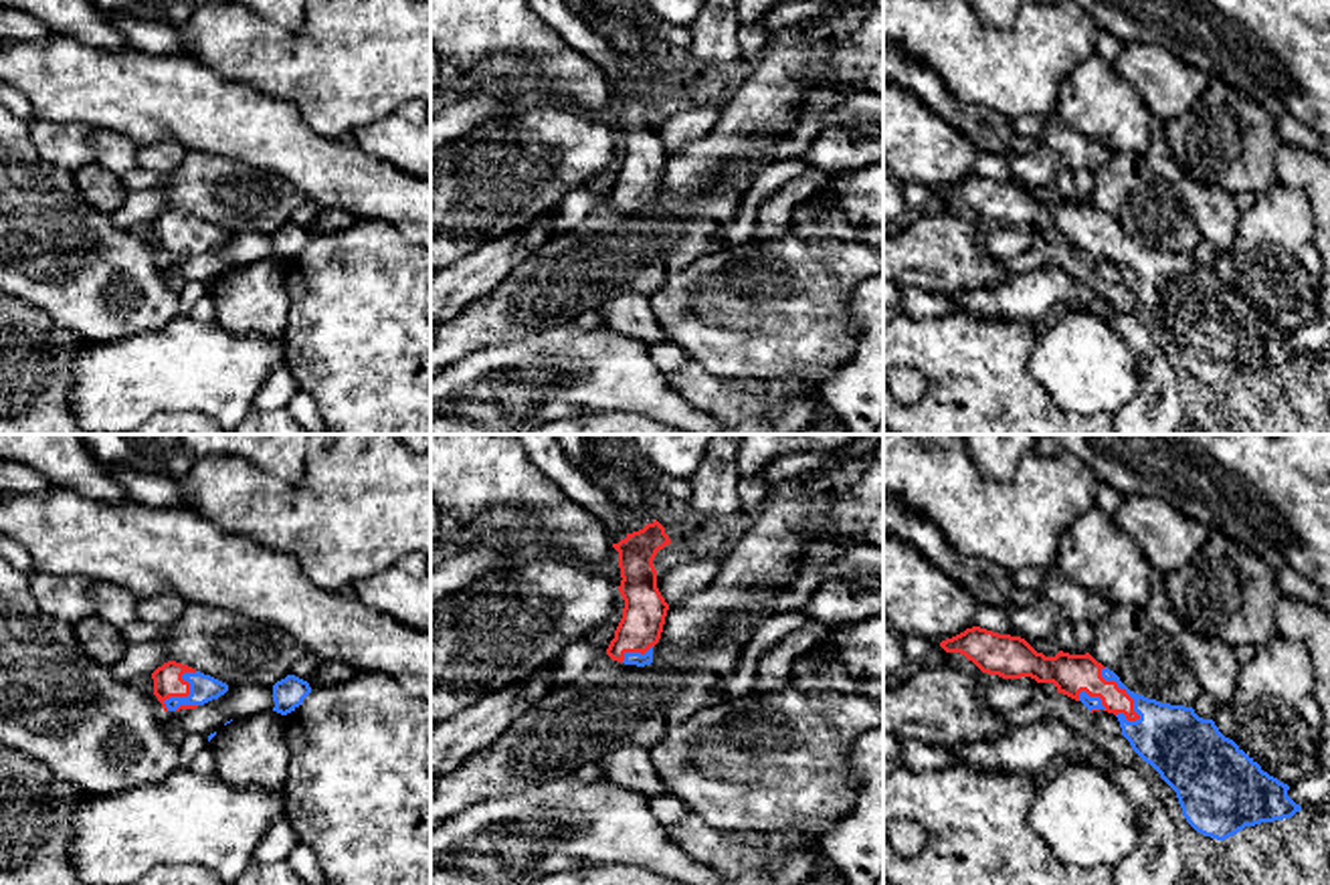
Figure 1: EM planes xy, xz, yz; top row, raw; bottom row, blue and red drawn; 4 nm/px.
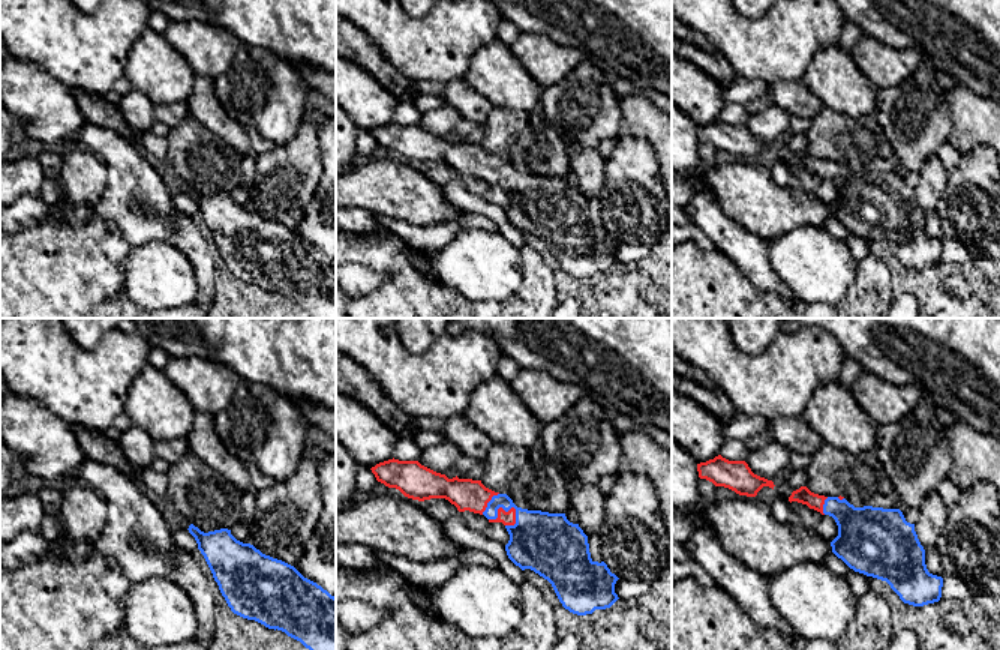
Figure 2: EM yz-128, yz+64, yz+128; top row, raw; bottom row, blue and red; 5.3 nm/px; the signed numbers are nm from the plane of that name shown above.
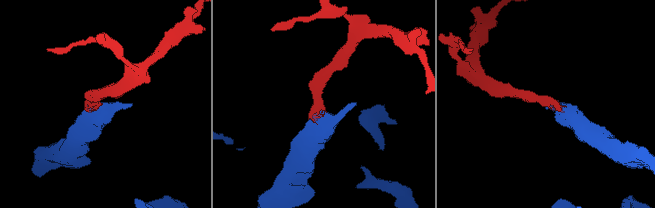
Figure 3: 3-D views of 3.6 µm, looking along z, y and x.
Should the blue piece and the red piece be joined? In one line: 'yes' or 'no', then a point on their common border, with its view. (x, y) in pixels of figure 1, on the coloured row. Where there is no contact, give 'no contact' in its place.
yes | yz (1126, 692)

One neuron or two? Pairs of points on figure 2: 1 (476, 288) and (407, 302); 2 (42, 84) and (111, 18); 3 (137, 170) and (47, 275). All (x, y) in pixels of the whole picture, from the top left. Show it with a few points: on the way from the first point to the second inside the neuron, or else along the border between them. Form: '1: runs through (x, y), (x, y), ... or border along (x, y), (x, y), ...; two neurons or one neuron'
1: border along (435, 272), (444, 282), (471, 300), (494, 300); two neurons
2: border along (20, 59), (41, 65), (69, 87); two neurons
3: border along (63, 221), (81, 224), (101, 215), (123, 239); two neurons

